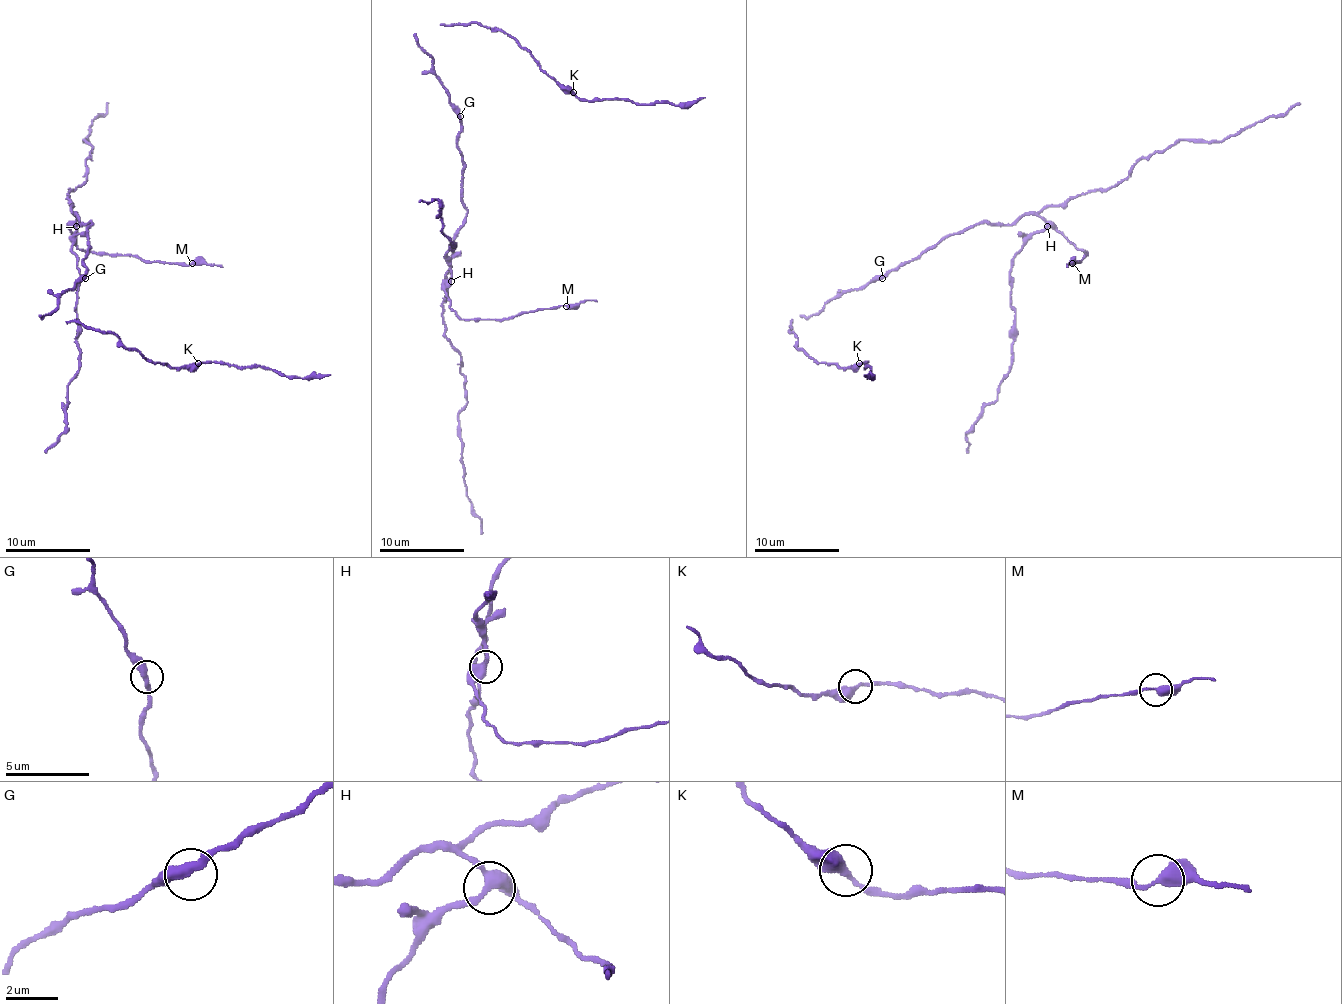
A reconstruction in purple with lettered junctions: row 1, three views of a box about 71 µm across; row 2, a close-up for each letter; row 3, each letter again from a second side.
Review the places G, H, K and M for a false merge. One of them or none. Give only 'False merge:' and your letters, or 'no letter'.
False merge: H

